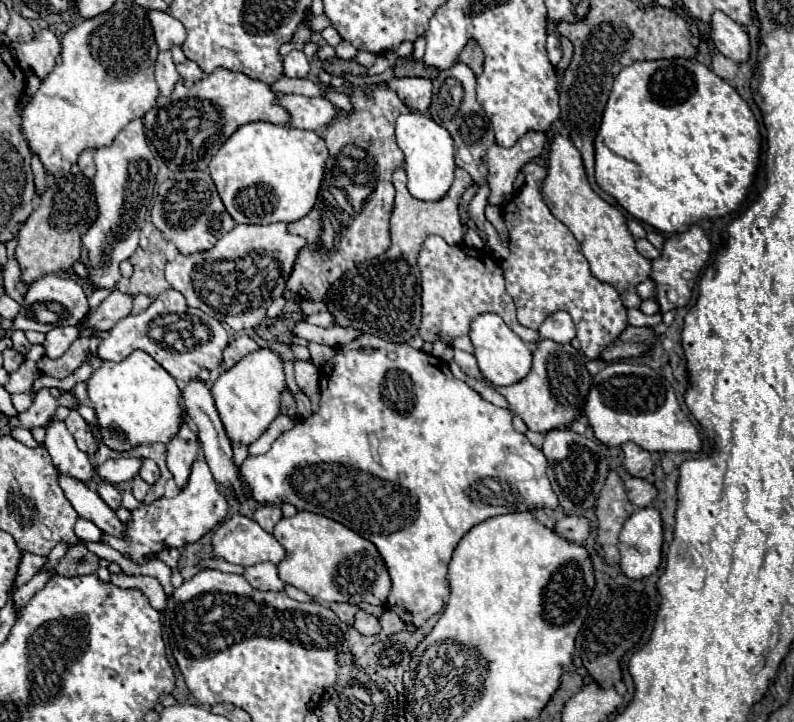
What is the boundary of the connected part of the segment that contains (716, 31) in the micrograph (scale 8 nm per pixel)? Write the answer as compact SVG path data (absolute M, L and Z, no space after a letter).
M715 10L709 24L713 44L723 56L733 60L735 64L741 64L749 58L749 38L737 22L733 22L727 14Z

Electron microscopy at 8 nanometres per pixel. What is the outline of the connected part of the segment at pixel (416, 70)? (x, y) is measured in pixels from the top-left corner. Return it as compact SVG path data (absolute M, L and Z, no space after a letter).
M399 60L393 68L393 74L397 78L405 78L405 76L419 76L419 78L429 78L433 80L439 70L435 68L427 68L423 62L413 62L413 60Z

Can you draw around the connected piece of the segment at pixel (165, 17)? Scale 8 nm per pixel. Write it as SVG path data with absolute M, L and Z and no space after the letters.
M149 10L147 14L153 26L153 34L155 34L155 42L159 50L169 50L171 46L183 44L185 28L177 18L169 16L167 12L159 12L159 10Z

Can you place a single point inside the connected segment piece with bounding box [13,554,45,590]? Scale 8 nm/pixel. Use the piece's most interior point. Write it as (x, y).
(30, 564)

